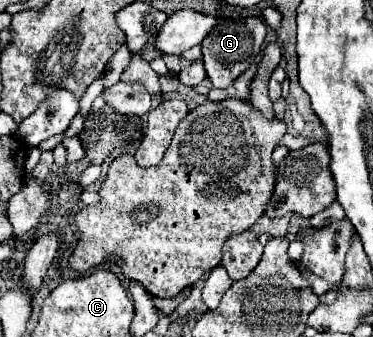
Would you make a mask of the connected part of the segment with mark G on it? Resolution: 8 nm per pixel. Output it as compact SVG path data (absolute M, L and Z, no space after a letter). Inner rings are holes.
M222 17L202 41L202 61L212 85L216 89L226 89L242 71L246 71L246 67L250 67L250 63L254 61L254 55L258 55L258 51L262 49L264 37L266 25L258 17L246 17L240 21Z

